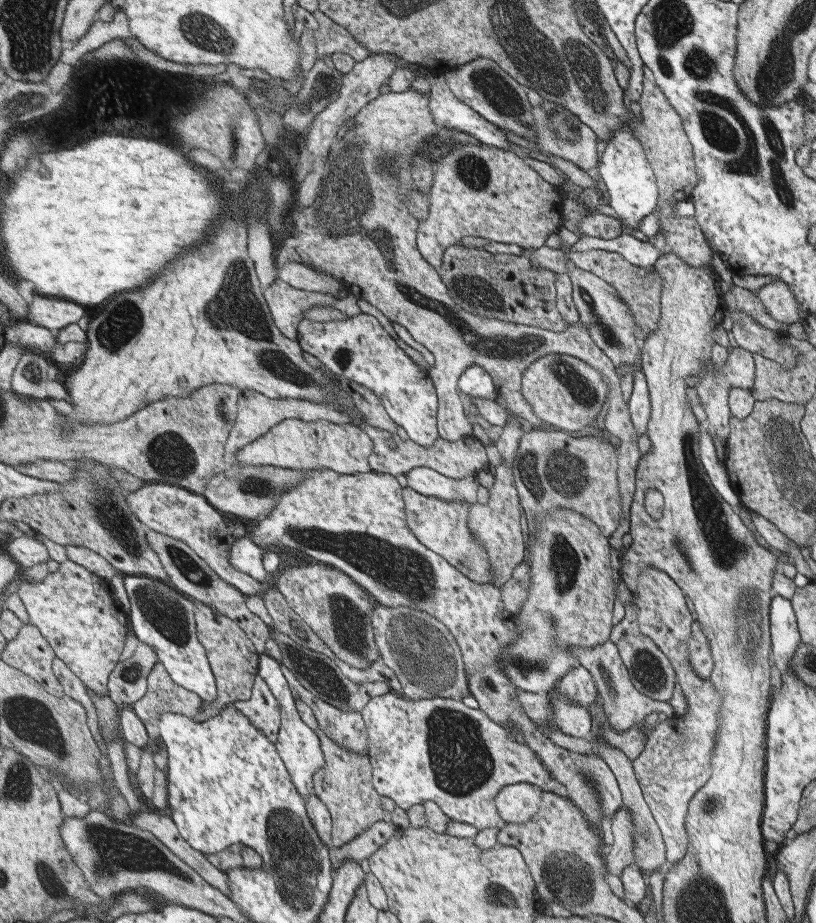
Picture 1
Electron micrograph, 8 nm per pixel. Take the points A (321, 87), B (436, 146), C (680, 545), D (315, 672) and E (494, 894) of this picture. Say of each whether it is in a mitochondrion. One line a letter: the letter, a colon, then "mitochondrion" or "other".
A: mitochondrion
B: mitochondrion
C: mitochondrion
D: mitochondrion
E: mitochondrion

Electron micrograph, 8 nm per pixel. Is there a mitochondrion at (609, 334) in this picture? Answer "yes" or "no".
yes

